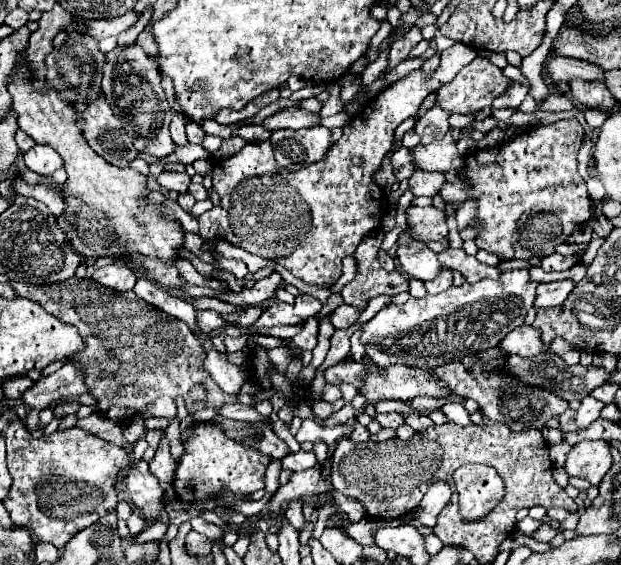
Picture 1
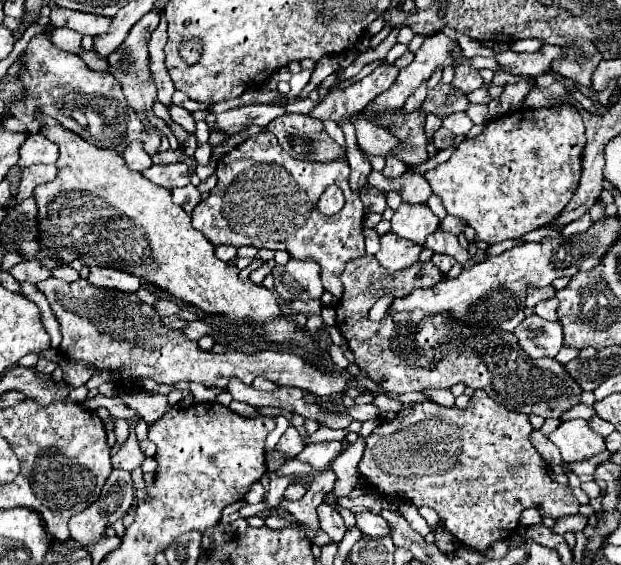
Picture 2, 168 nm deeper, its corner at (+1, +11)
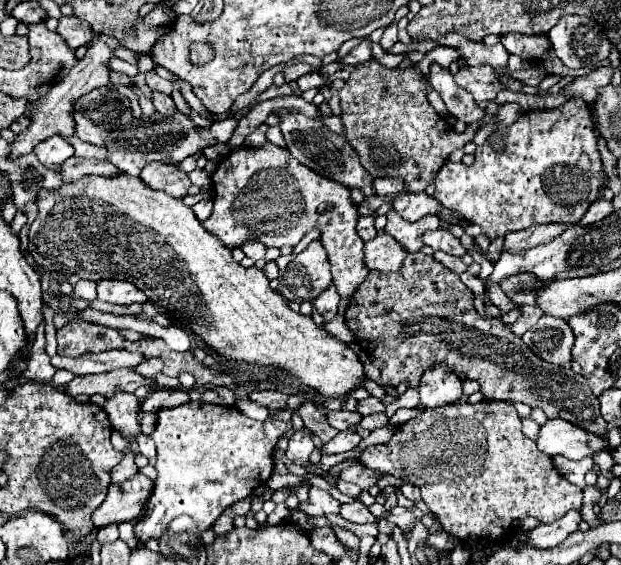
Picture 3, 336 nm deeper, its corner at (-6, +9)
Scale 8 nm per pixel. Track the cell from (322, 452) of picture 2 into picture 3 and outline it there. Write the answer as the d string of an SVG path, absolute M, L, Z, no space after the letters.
M339 432L335 438L331 438L331 442L325 442L321 446L323 454L341 454L341 452L349 452L353 450L357 444L361 442L361 438L355 432Z

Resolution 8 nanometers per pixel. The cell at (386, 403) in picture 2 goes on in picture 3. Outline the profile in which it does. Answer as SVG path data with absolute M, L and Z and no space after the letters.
M369 396L367 400L359 400L357 412L359 412L359 414L363 414L363 416L375 414L375 412L385 412L385 404L383 404L381 400L377 400L375 396Z

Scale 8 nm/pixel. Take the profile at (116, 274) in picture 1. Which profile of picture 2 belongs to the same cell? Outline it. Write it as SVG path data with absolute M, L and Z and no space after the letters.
M92 268L88 282L96 288L106 288L106 290L120 290L120 292L138 292L140 280L136 276L128 276L126 272L116 272L114 268Z

